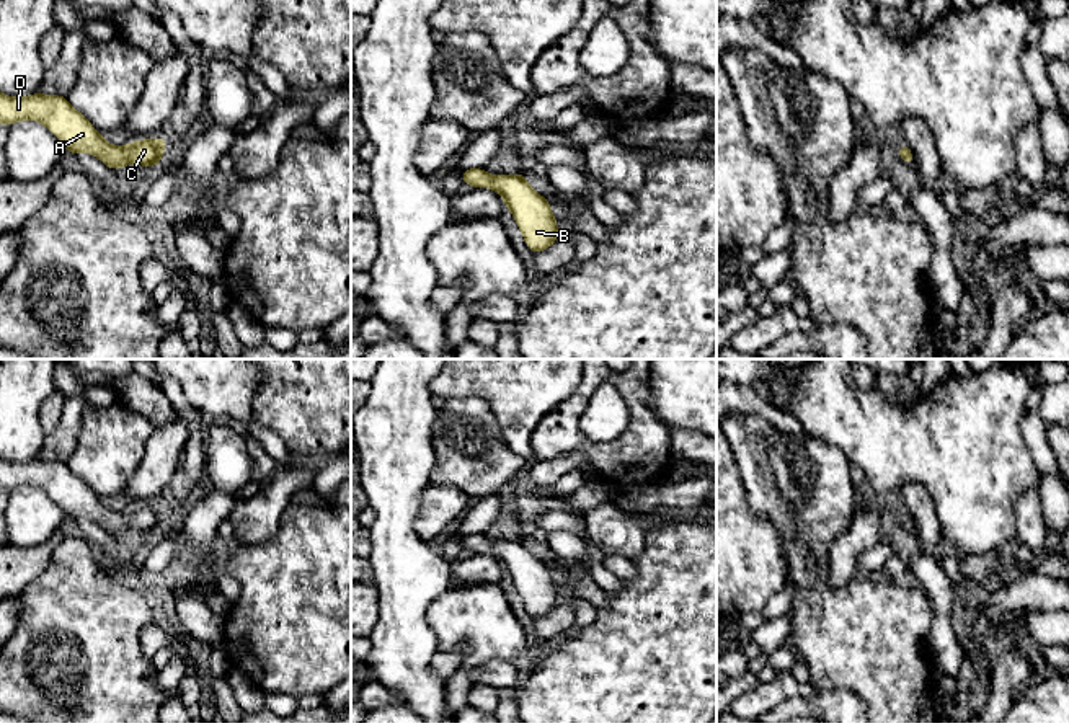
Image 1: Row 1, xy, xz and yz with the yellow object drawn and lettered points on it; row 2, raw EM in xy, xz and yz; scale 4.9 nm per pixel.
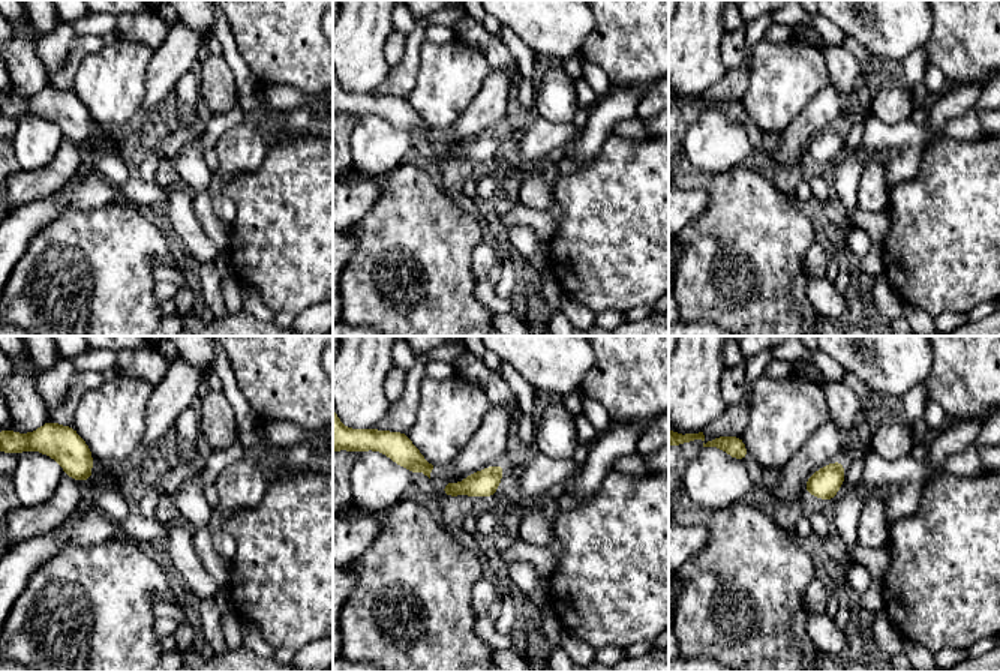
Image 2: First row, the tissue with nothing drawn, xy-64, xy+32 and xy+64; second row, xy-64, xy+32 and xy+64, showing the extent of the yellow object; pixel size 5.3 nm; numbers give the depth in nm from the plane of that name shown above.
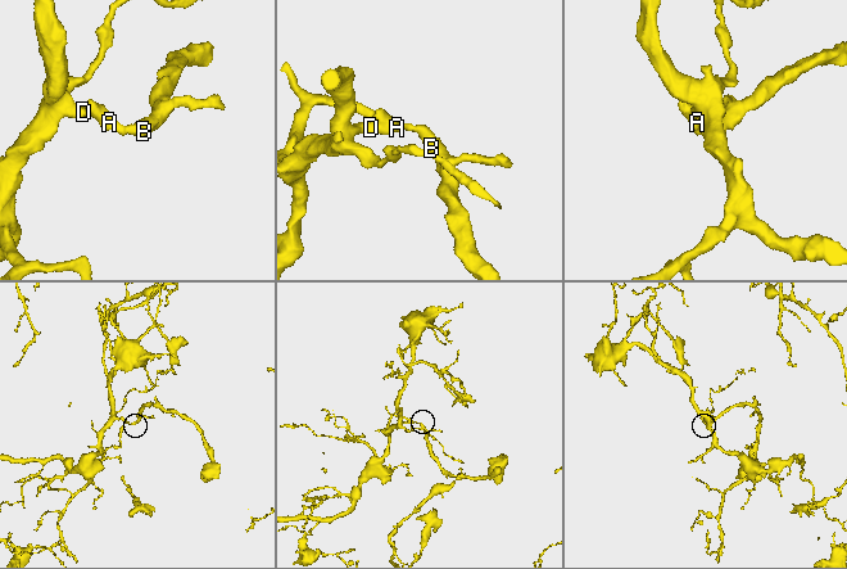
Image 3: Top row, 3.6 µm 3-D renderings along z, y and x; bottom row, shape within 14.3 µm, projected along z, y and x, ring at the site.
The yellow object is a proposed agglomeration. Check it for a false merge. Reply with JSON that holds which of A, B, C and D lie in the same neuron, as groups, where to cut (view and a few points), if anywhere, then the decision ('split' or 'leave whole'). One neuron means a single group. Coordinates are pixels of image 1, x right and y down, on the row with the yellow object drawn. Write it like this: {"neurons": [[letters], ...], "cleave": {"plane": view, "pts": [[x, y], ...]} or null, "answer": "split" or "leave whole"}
{"neurons": [["A", "B", "C", "D"]], "cleave": null, "answer": "leave whole"}

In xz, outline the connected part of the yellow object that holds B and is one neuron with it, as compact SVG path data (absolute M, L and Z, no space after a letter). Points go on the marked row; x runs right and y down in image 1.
M467 168L460 178L473 189L491 188L503 197L534 255L545 251L560 238L552 204L529 186L526 175L491 176L485 168Z

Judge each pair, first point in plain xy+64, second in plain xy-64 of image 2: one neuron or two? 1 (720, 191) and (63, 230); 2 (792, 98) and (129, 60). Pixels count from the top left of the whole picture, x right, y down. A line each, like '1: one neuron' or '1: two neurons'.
1: one neuron
2: one neuron

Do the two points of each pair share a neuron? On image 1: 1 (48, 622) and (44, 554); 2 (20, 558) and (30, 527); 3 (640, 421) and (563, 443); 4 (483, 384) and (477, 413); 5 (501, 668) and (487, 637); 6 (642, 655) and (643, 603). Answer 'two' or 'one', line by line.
1: two
2: two
3: one
4: two
5: two
6: one

